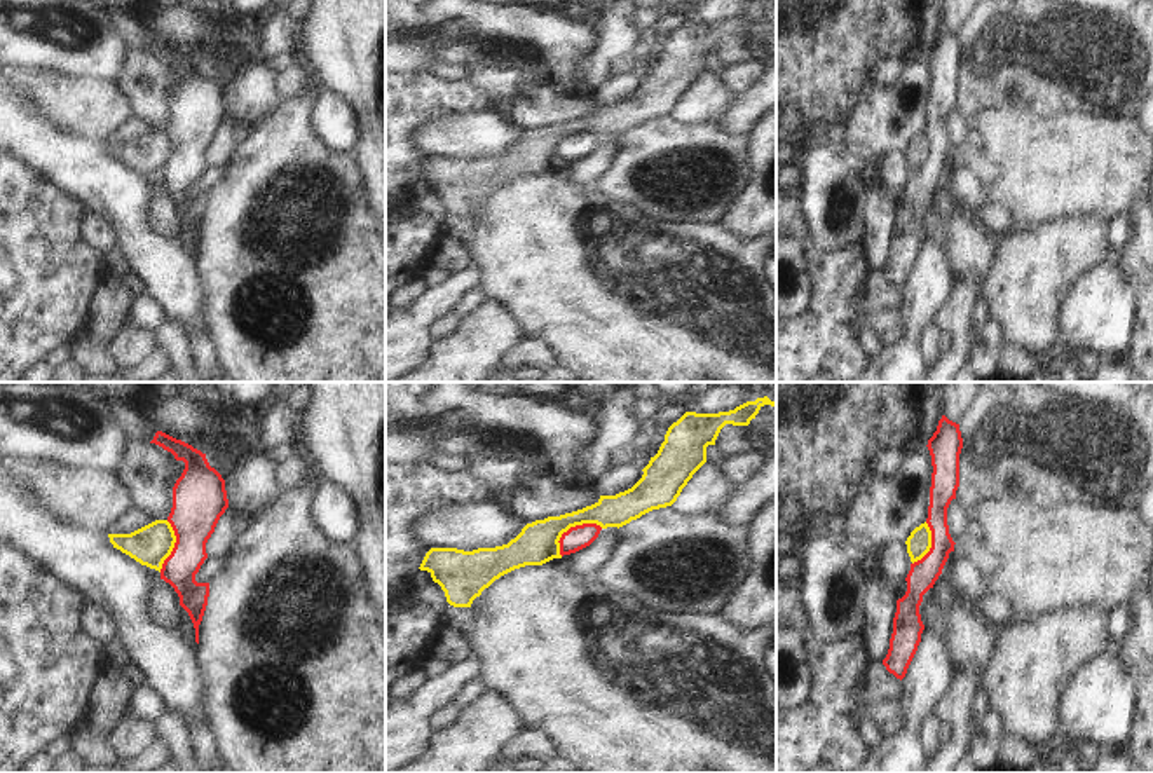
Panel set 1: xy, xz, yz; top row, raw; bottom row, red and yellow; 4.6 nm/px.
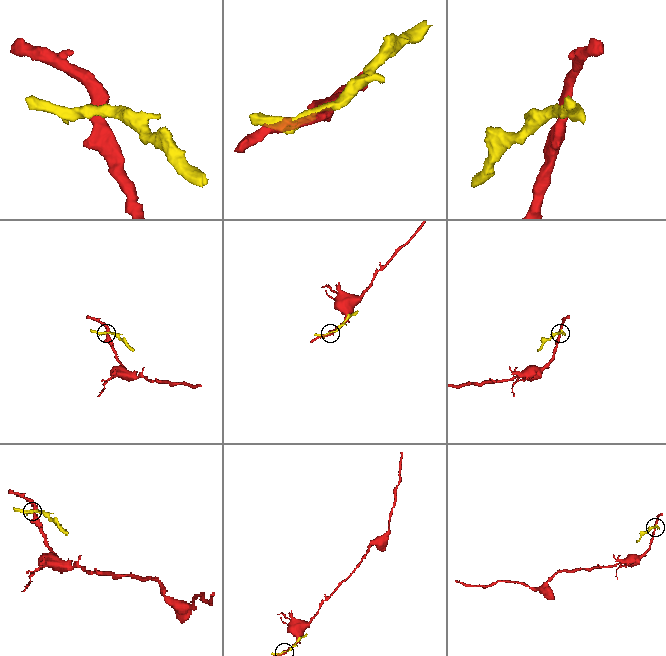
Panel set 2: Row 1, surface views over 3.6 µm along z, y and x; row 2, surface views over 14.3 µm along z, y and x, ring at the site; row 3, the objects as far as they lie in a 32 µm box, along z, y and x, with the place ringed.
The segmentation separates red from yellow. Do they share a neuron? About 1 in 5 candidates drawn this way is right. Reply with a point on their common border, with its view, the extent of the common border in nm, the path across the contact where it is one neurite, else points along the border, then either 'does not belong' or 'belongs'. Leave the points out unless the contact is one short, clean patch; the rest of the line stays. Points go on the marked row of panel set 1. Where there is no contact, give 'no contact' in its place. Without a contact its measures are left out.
meets red in xz at (573, 527); contact 240 nm long; border along xz (602, 527), (595, 524), (571, 526), (559, 541), (559, 554); does not belong

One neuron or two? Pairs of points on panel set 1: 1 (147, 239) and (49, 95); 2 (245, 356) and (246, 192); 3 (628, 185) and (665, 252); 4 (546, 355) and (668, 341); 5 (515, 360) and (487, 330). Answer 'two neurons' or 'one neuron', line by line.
1: two neurons
2: one neuron
3: two neurons
4: two neurons
5: two neurons

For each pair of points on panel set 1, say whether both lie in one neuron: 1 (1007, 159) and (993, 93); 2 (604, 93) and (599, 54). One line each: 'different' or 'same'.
1: different
2: different

